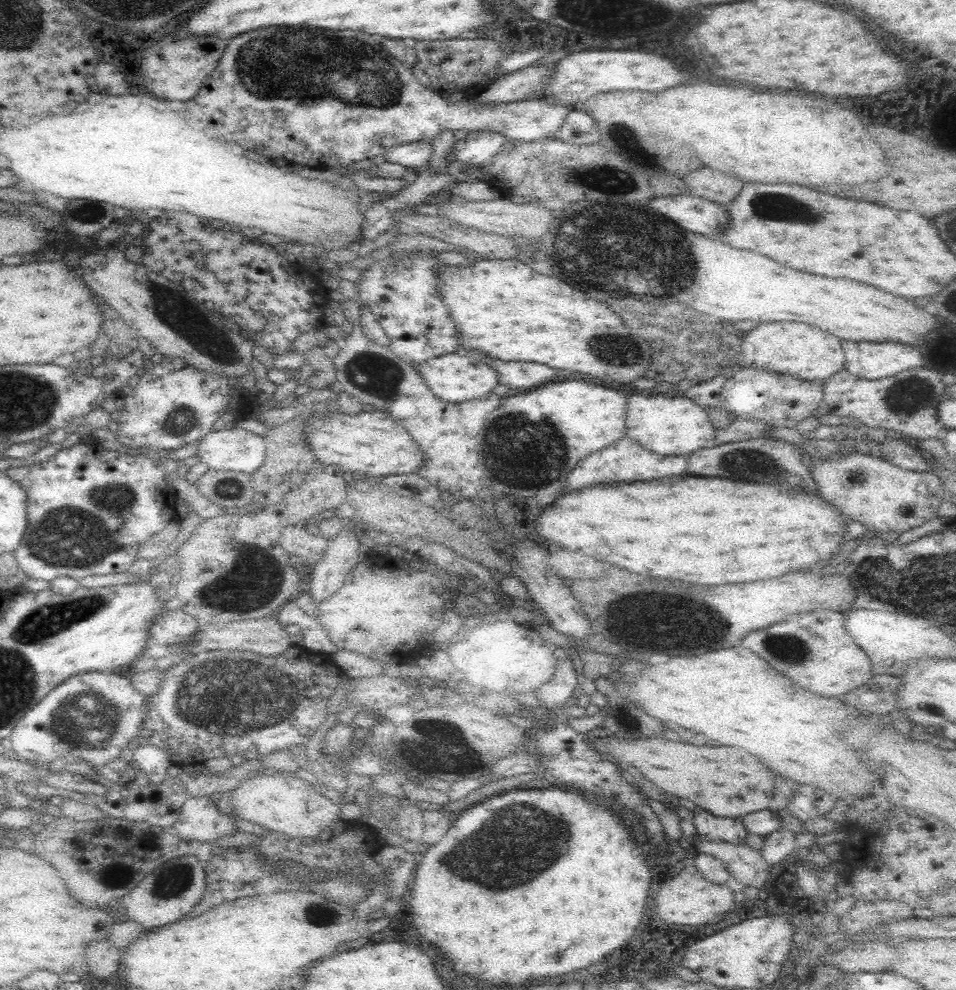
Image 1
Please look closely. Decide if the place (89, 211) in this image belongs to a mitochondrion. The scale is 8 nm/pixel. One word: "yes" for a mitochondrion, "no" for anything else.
yes

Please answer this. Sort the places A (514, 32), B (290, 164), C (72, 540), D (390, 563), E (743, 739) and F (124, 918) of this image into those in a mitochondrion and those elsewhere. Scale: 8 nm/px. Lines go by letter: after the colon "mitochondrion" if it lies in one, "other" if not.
A: other
B: other
C: mitochondrion
D: other
E: other
F: other

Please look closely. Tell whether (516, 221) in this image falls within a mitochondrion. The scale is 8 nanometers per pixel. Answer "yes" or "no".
no

